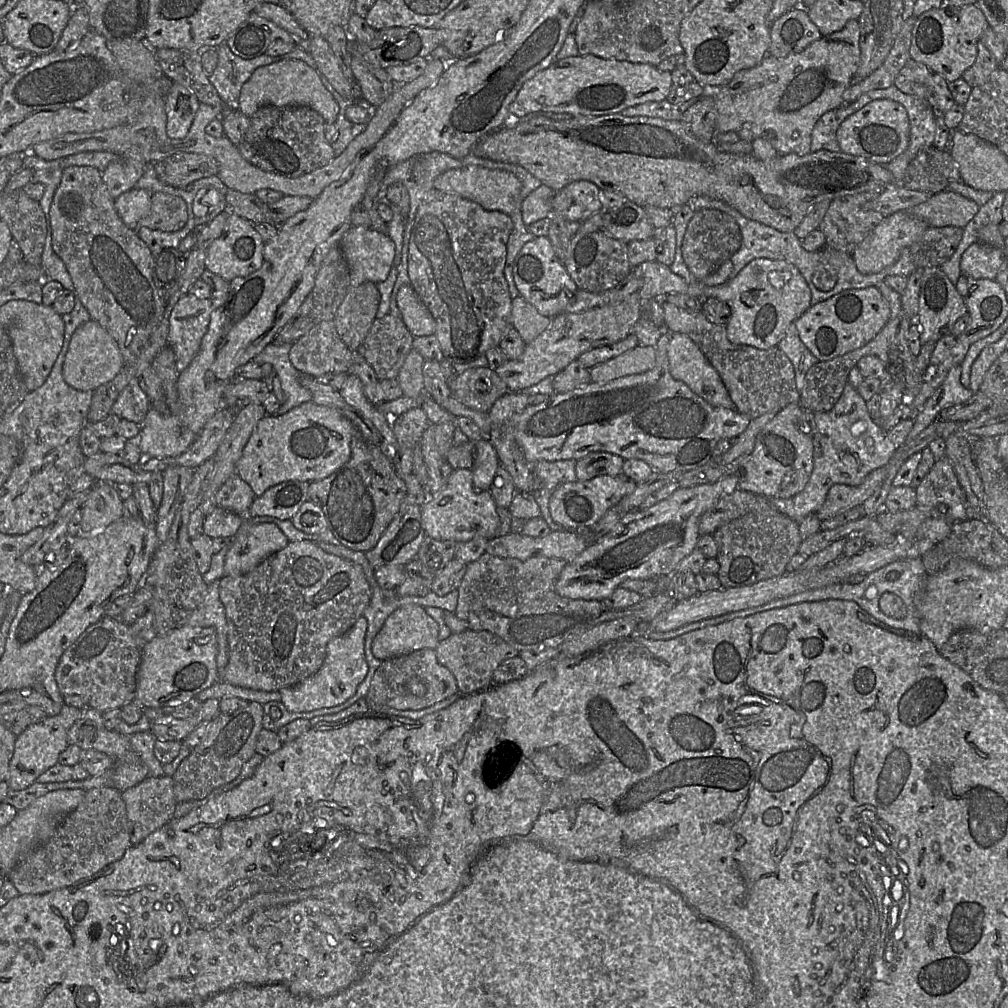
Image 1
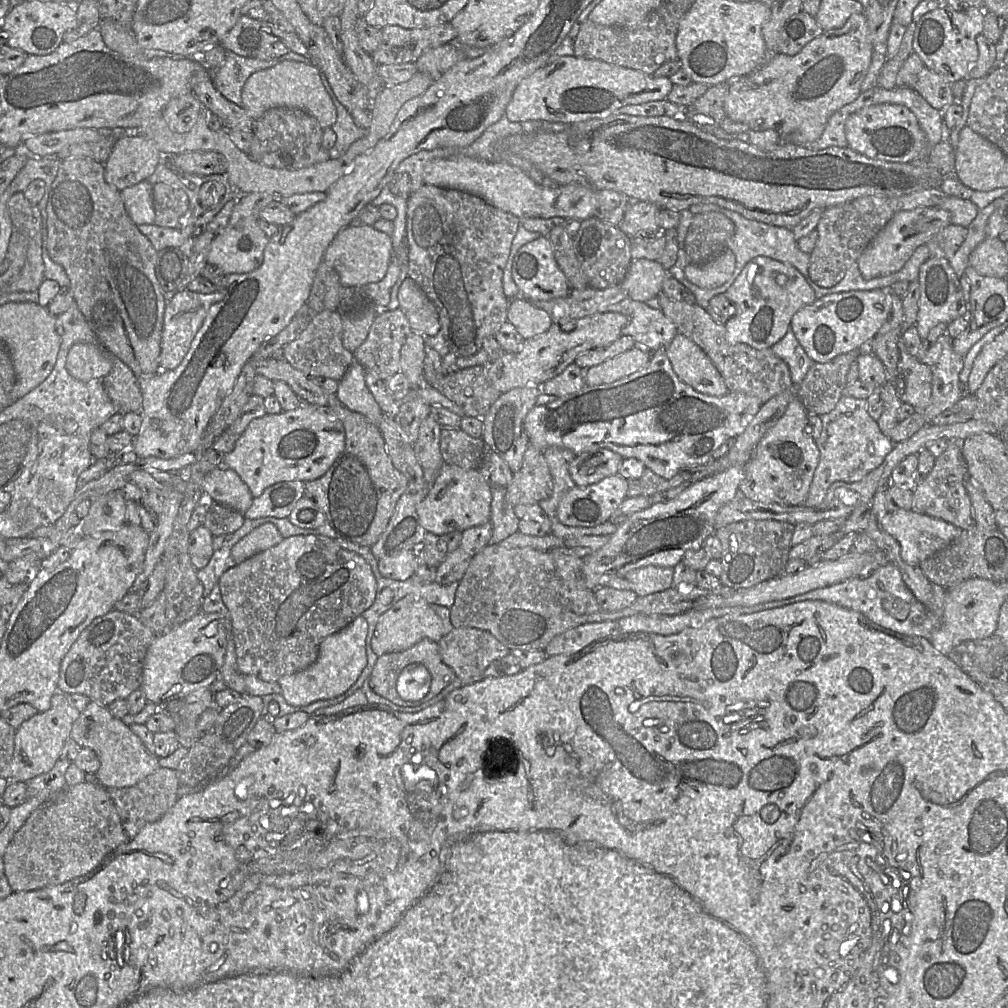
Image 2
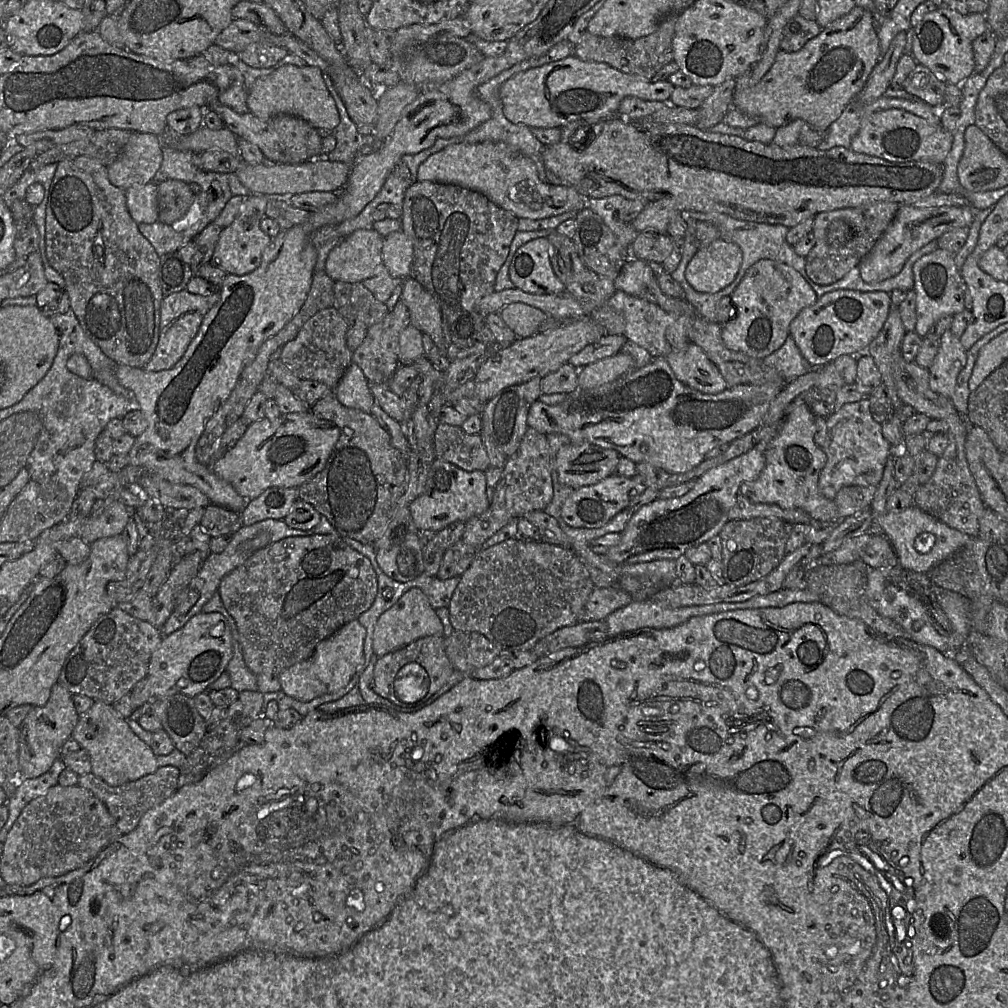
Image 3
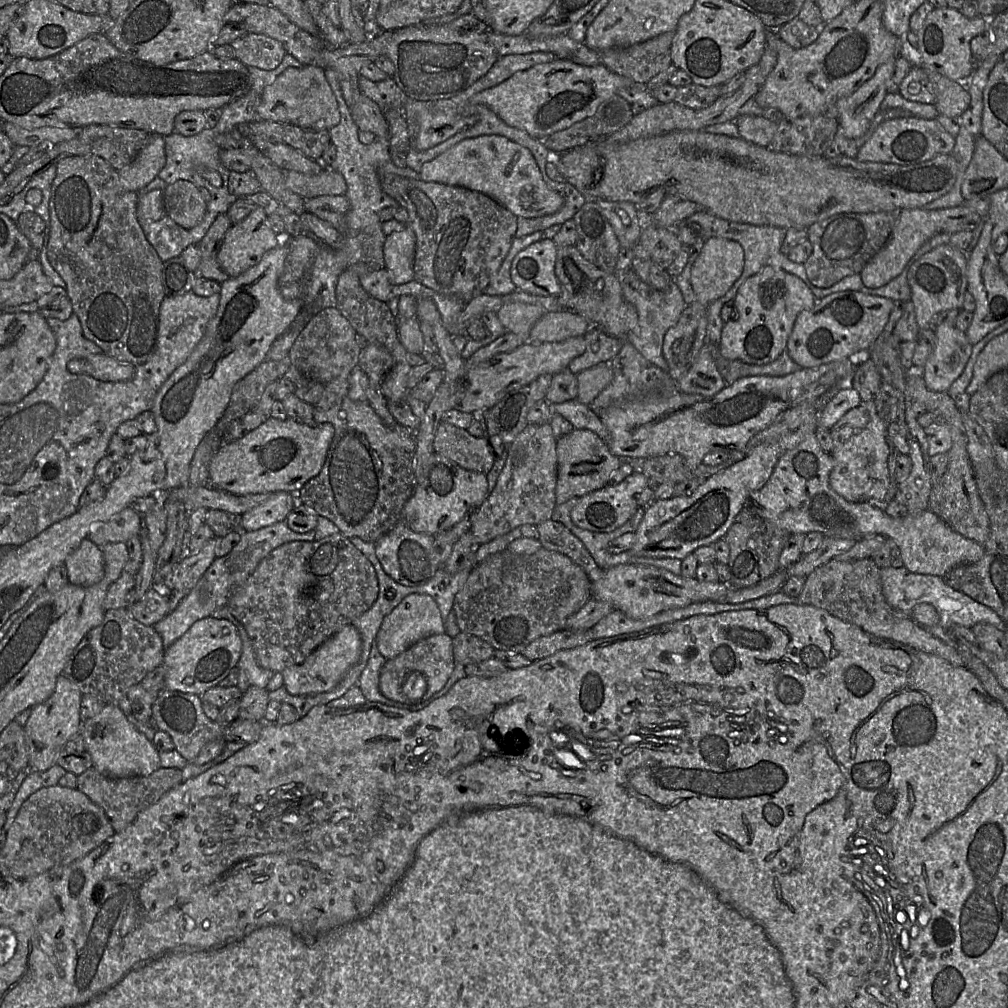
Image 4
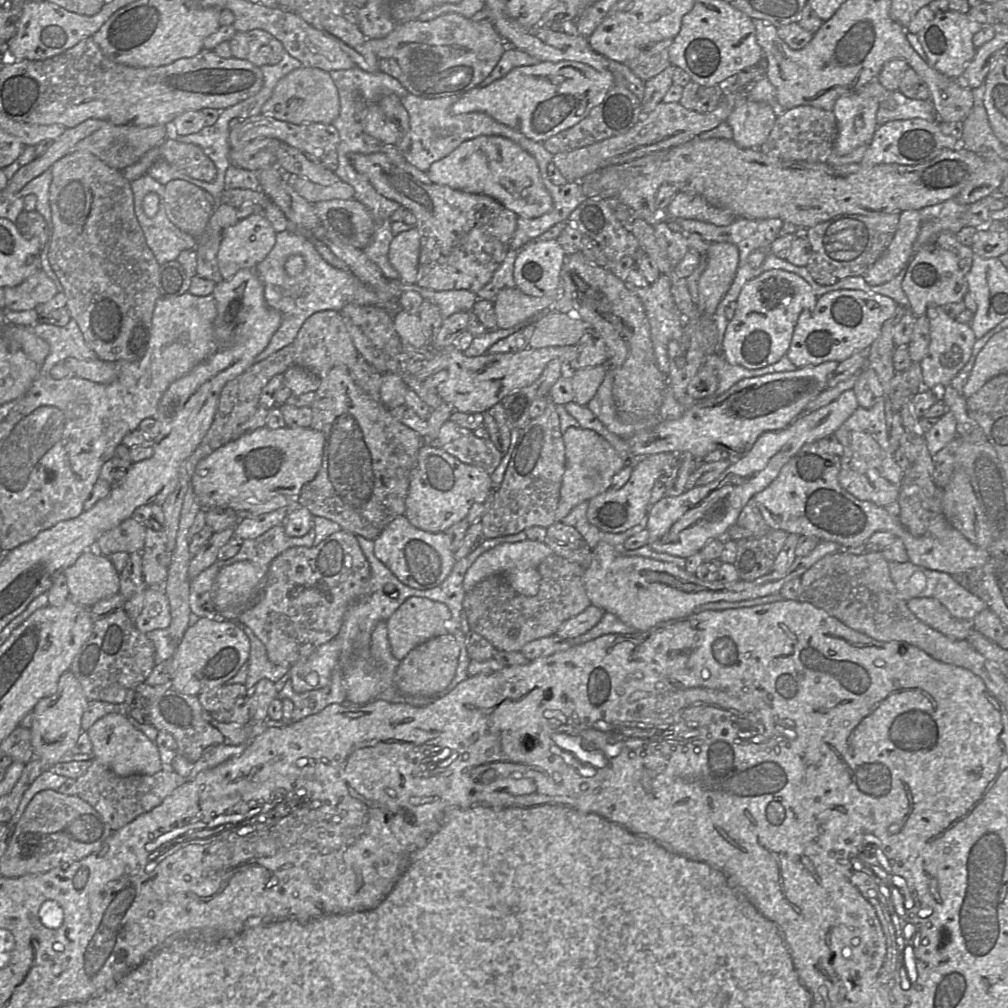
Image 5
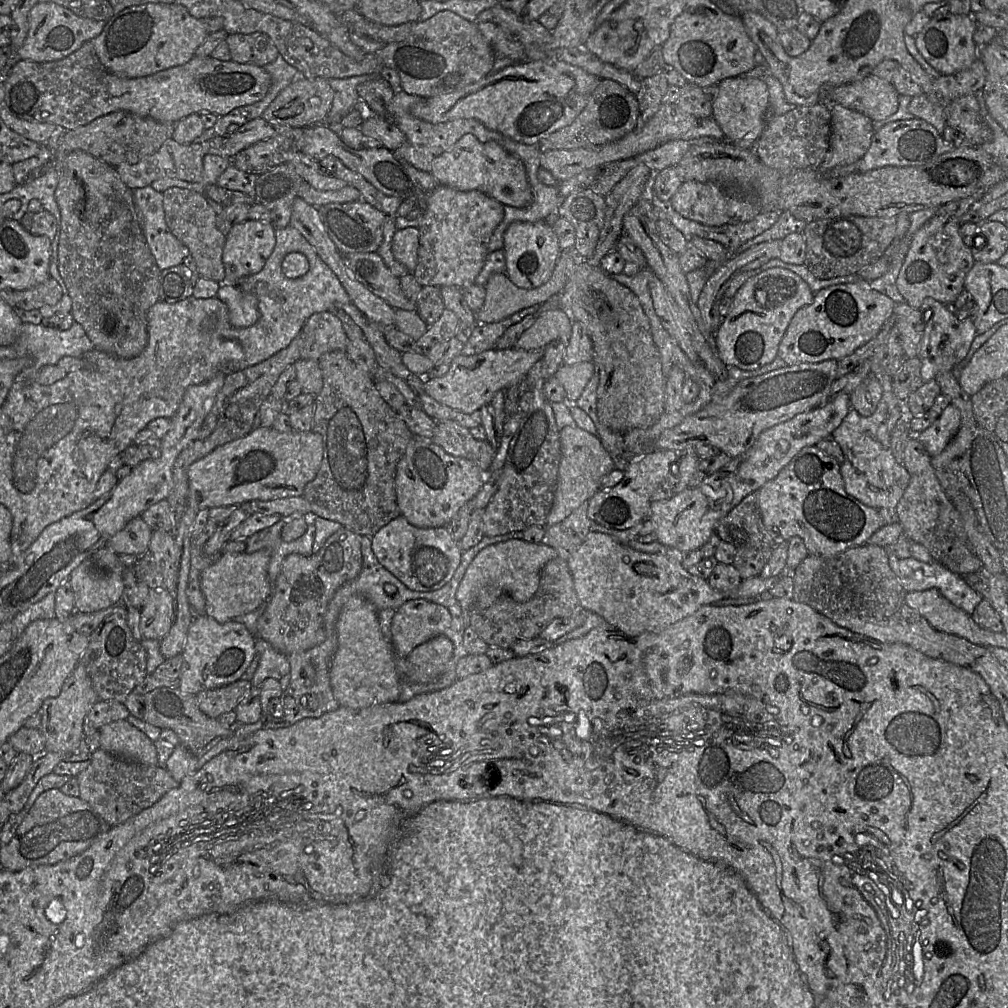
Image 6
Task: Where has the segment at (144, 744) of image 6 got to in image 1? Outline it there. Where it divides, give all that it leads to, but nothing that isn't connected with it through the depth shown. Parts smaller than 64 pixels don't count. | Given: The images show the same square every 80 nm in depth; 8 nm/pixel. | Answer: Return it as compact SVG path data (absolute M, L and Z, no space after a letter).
M83 708L82 716L67 731L67 741L81 750L97 750L112 757L112 787L120 792L137 785L149 775L147 766L132 750L129 737L115 730L107 730L103 725L102 713L94 708Z

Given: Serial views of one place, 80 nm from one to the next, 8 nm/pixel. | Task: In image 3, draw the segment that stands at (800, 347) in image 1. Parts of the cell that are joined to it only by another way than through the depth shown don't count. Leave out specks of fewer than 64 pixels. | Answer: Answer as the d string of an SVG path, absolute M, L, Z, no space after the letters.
M791 335L777 351L763 361L765 365L775 369L786 383L809 373L813 369L802 356Z

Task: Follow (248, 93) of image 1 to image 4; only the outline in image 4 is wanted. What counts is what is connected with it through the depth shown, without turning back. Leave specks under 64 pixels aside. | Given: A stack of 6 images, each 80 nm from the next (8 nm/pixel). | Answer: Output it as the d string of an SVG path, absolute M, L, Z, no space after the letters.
M316 65L285 69L272 84L265 87L256 111L258 119L304 128L331 129L340 122L338 103L325 77L325 69Z

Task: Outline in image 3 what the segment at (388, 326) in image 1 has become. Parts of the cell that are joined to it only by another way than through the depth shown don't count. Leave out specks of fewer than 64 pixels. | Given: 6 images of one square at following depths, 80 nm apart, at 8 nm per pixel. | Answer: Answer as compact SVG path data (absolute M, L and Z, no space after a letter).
M399 300L392 311L377 324L370 326L362 344L353 351L352 362L356 363L370 383L386 383L400 366L398 343L401 332L410 325L410 314L407 306Z

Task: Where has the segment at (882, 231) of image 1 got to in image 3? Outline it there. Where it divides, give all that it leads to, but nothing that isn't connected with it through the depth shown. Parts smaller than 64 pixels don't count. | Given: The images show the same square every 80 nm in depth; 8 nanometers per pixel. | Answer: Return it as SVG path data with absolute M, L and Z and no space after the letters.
M901 205L885 232L860 261L858 268L861 278L872 284L896 276L916 251L952 229L970 227L973 217L974 210L970 207L918 208L914 205Z

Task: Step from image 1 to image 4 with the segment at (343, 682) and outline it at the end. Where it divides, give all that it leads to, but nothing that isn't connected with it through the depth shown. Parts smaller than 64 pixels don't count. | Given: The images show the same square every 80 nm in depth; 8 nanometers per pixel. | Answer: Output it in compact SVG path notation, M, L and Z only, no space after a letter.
M345 625L333 636L317 647L301 664L290 666L280 672L284 687L295 696L305 696L327 692L334 689L343 679L348 670L360 659L362 639L357 628Z

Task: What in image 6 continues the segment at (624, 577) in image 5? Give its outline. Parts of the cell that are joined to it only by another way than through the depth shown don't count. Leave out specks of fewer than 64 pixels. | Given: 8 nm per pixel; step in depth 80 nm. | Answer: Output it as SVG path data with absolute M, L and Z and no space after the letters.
M590 532L582 543L567 558L574 588L582 609L601 616L616 630L637 636L642 633L659 633L670 625L693 614L704 605L713 605L724 598L758 599L768 596L769 590L779 581L781 576L761 578L759 576L743 579L736 592L720 592L698 576L690 574L683 565L665 555L648 554L637 551L619 542L609 535Z

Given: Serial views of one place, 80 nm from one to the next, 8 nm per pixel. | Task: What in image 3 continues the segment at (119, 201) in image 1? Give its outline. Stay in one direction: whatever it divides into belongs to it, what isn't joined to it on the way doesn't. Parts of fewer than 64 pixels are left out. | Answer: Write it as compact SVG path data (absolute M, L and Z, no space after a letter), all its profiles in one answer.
M149 182L125 191L128 211L137 224L153 224L158 221L157 190L157 185Z

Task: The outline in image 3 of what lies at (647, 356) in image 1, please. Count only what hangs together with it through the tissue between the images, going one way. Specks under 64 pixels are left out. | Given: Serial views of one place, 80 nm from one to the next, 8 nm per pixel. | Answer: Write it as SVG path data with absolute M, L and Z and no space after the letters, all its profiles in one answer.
M619 352L580 368L578 371L579 388L599 387L634 370L636 370L634 358L628 353Z

